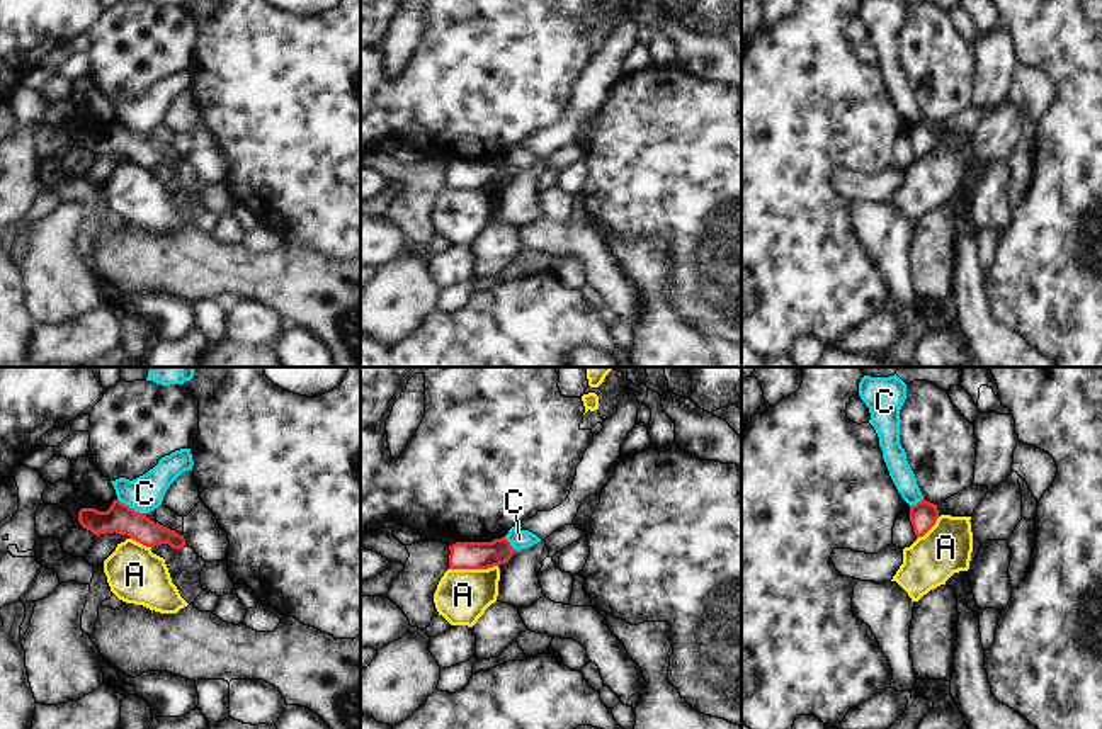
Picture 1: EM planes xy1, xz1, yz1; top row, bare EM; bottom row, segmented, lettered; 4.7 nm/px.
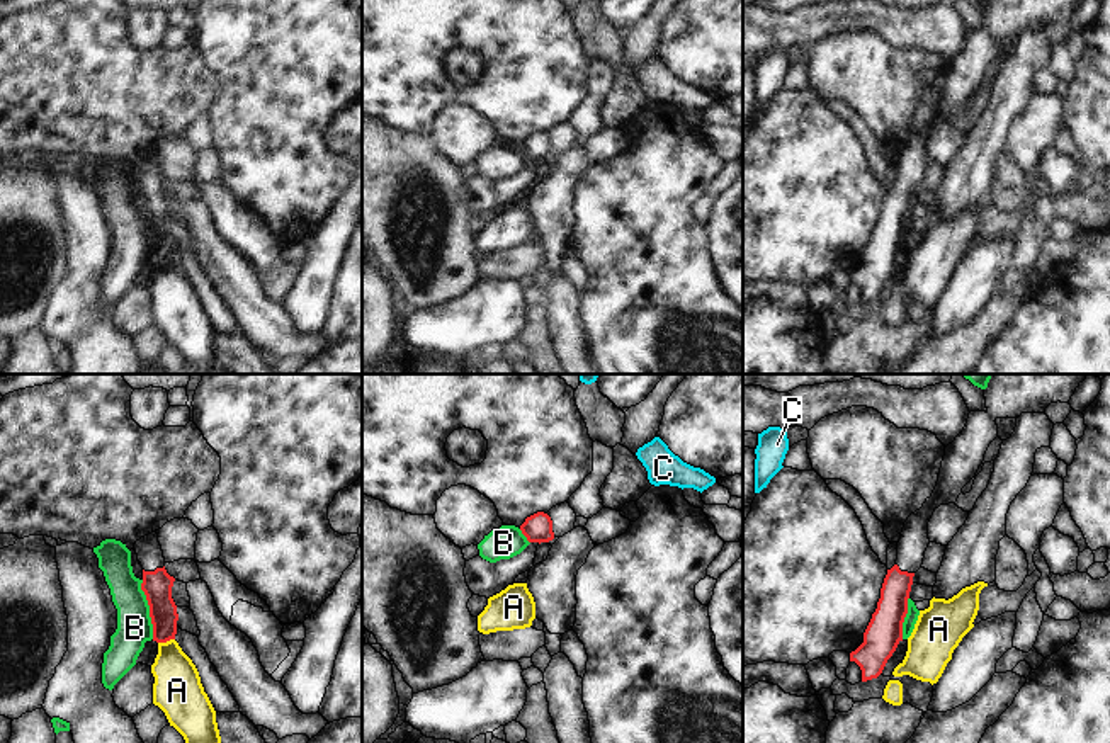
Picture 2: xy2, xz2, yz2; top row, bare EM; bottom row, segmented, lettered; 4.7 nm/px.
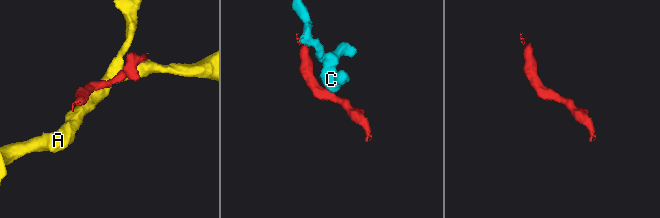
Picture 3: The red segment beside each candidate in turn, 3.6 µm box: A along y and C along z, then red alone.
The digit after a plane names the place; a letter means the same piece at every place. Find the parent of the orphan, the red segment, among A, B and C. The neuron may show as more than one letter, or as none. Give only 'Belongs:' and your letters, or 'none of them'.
Belongs: none of them

